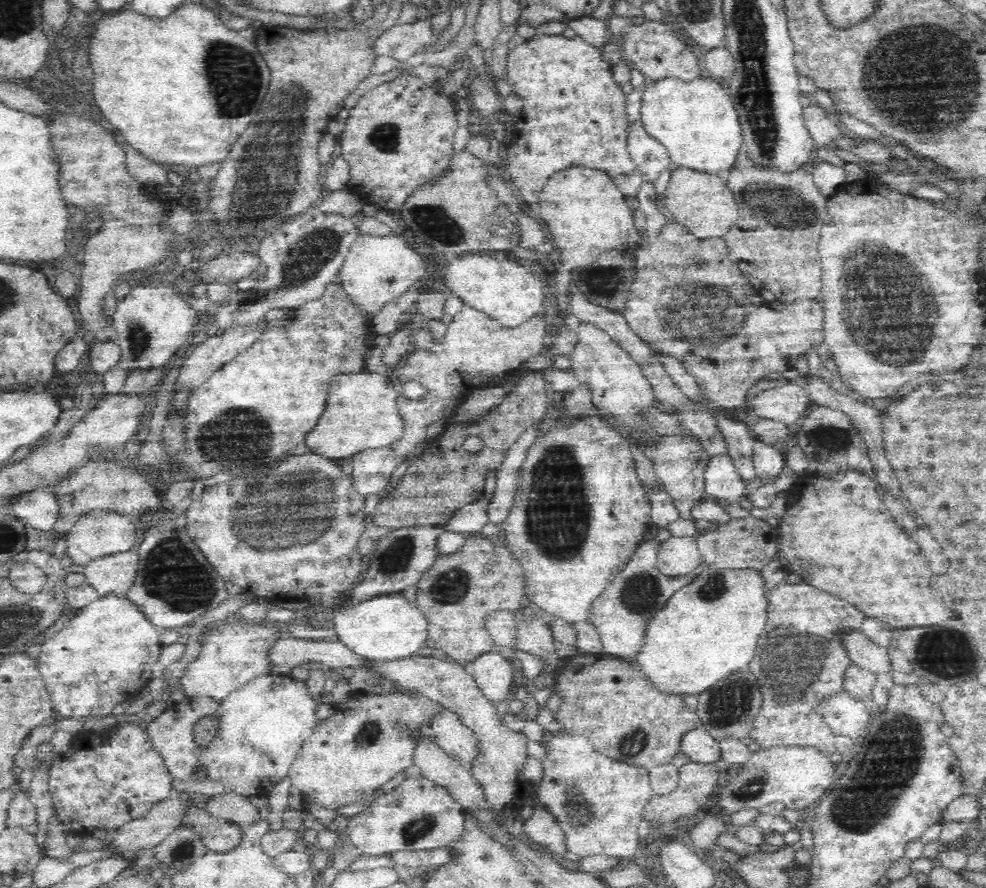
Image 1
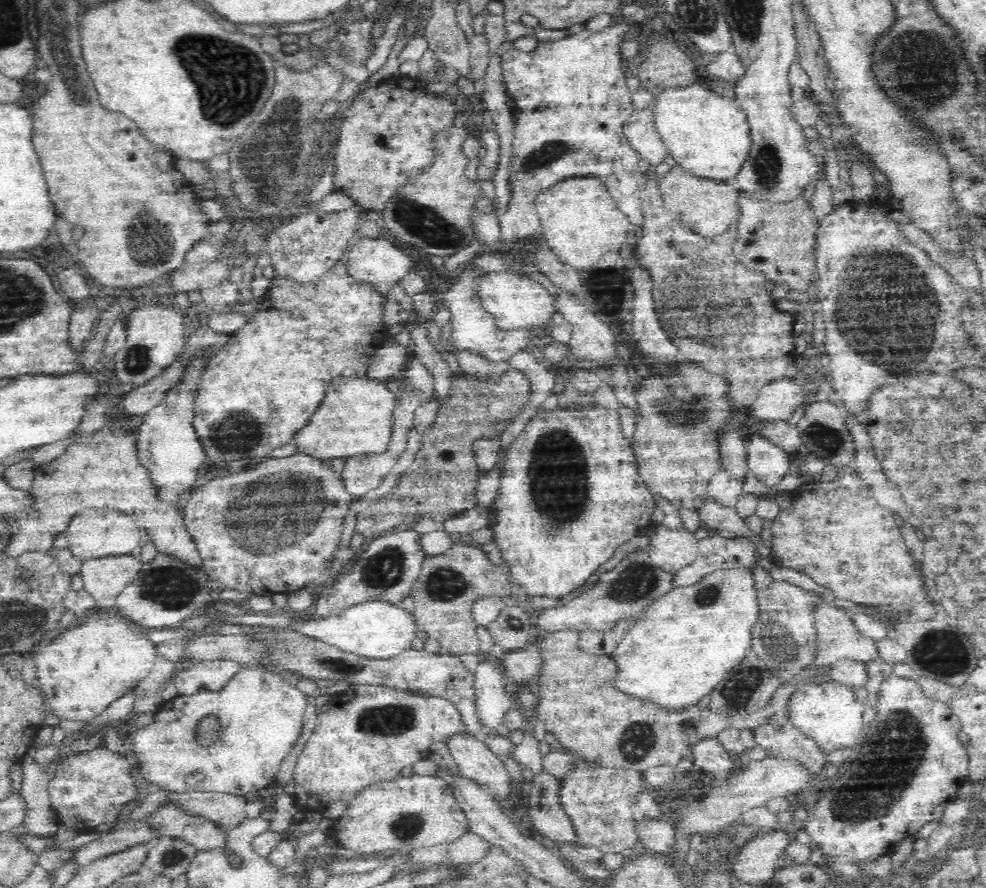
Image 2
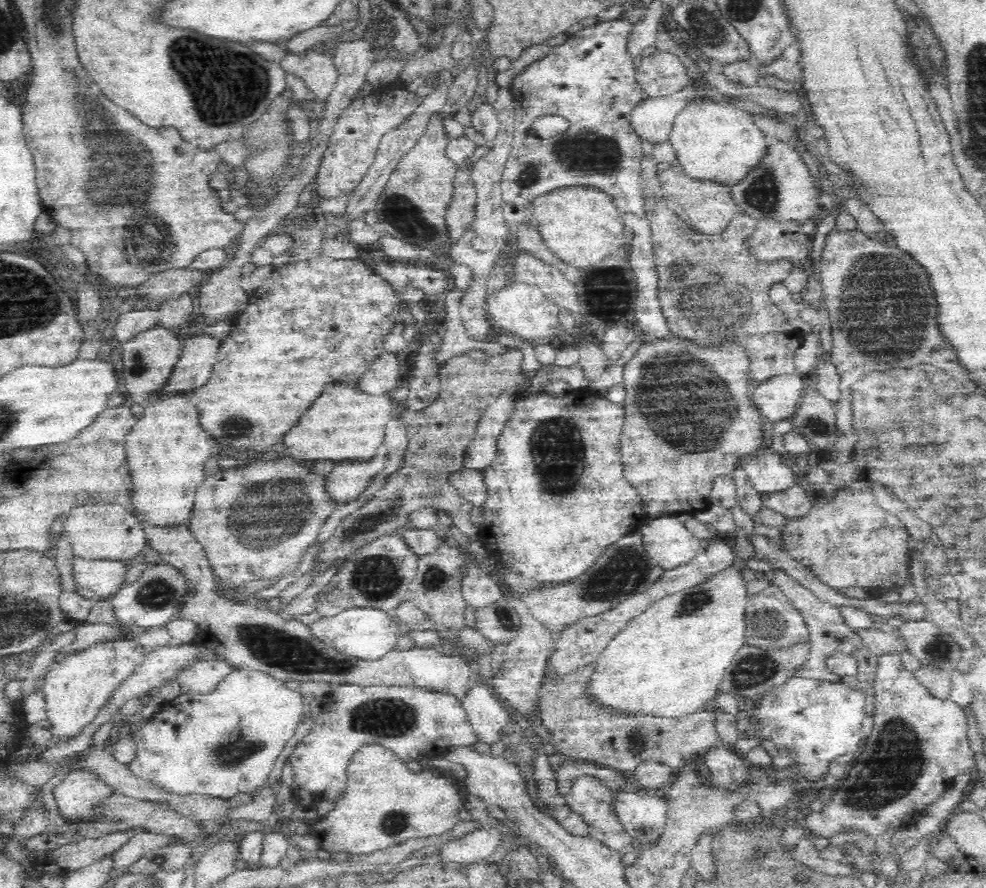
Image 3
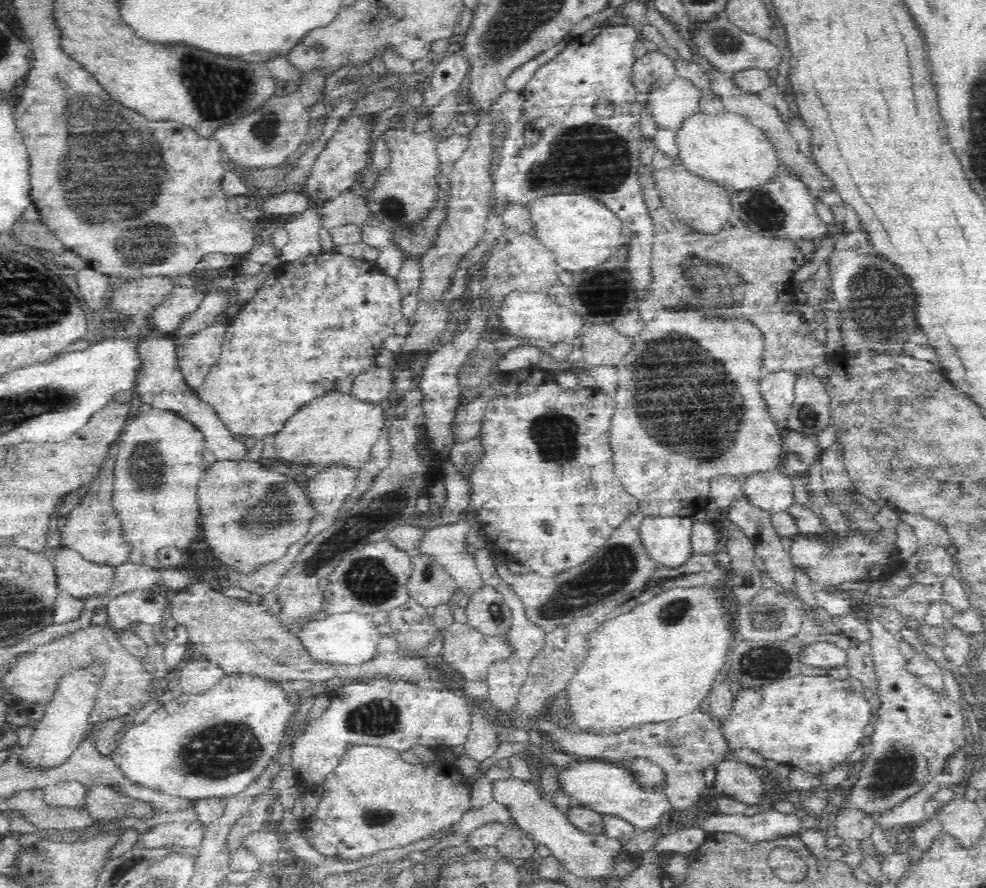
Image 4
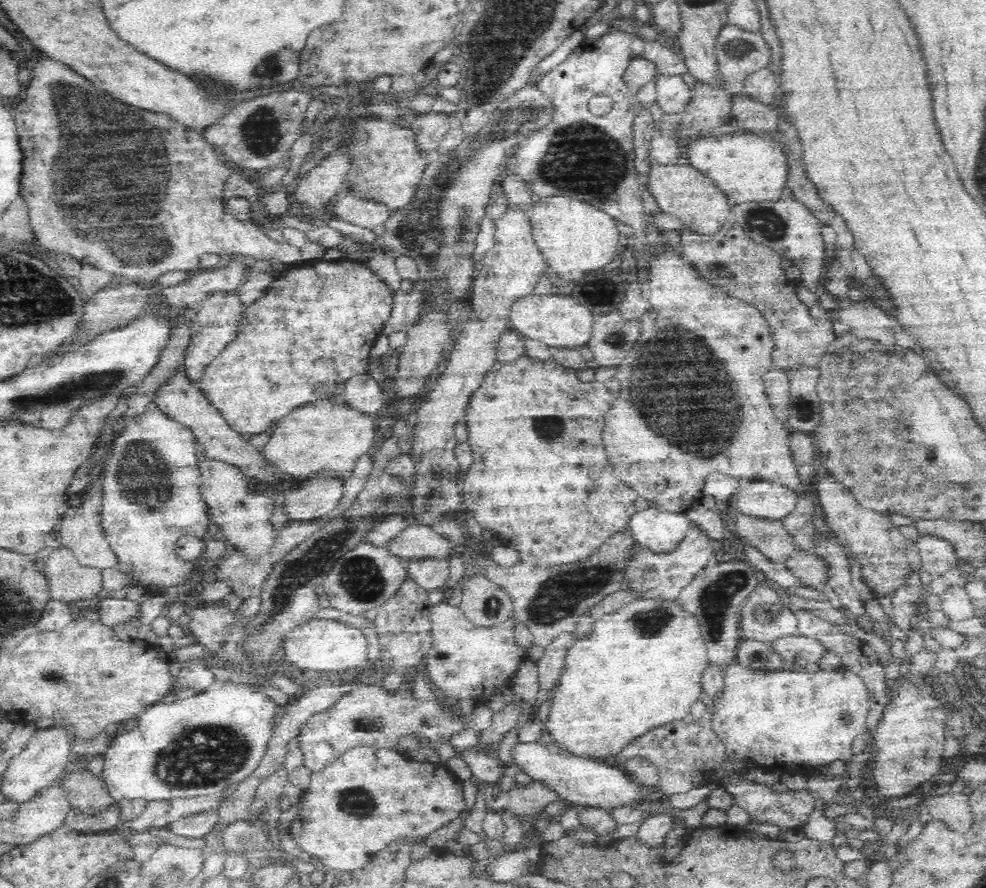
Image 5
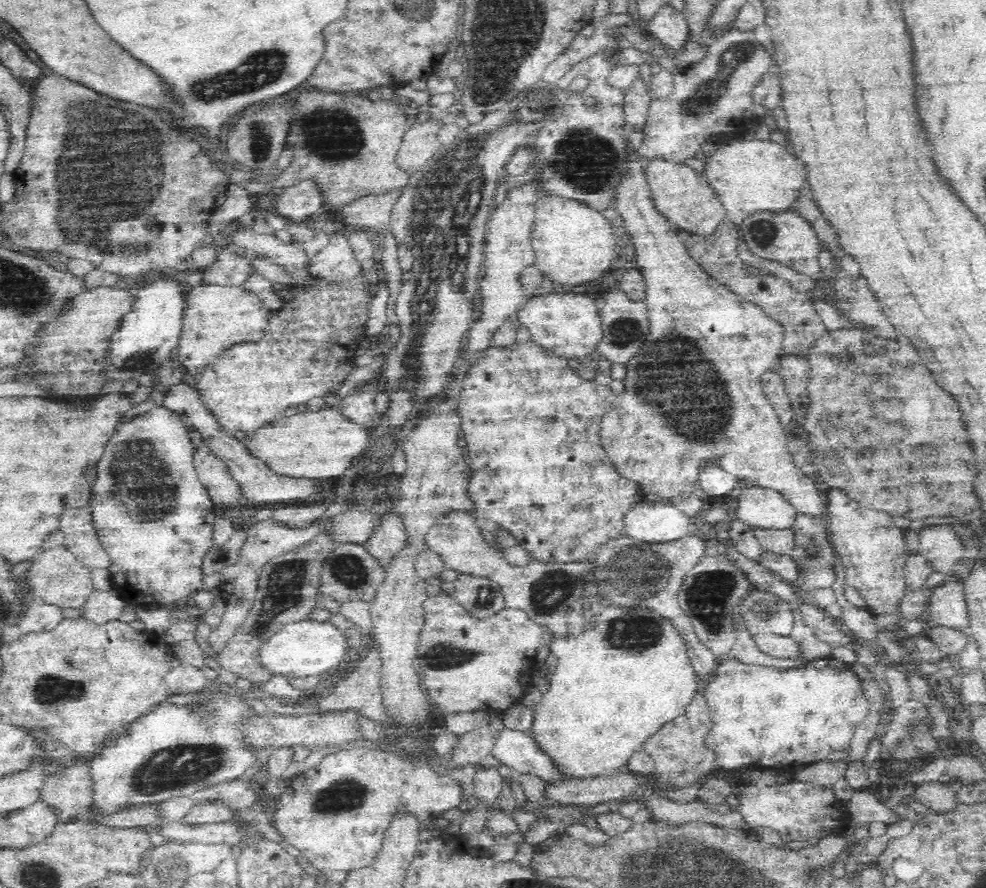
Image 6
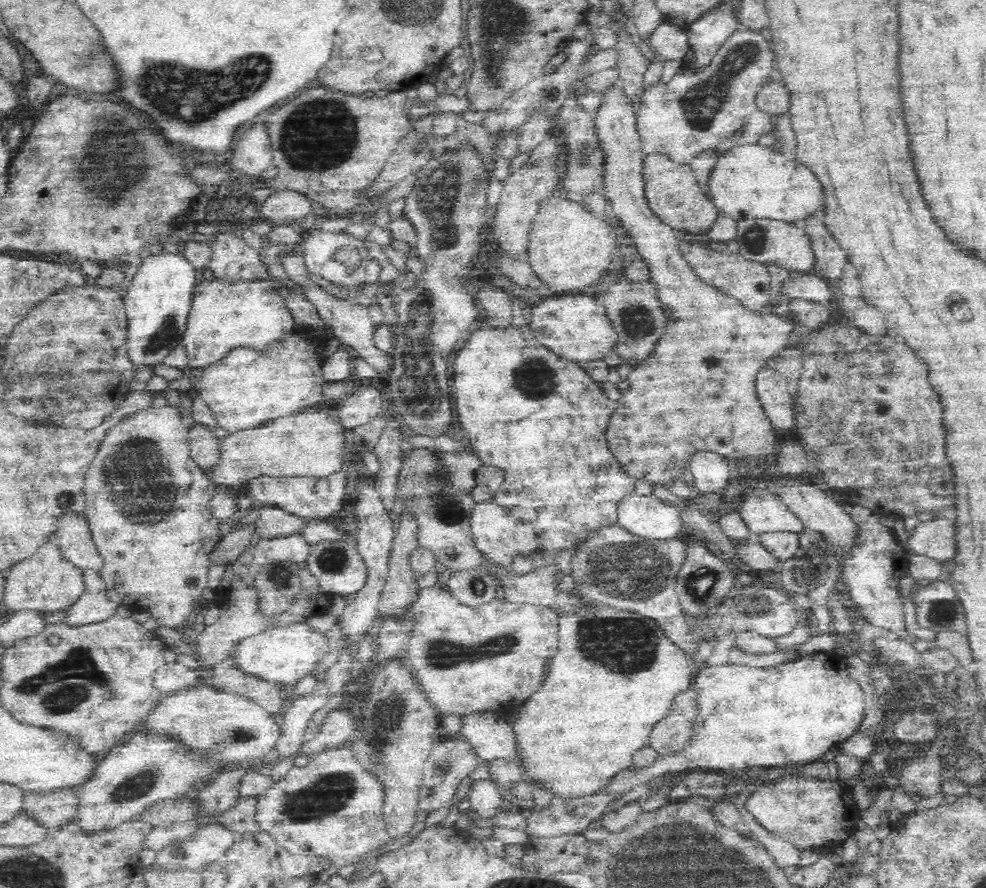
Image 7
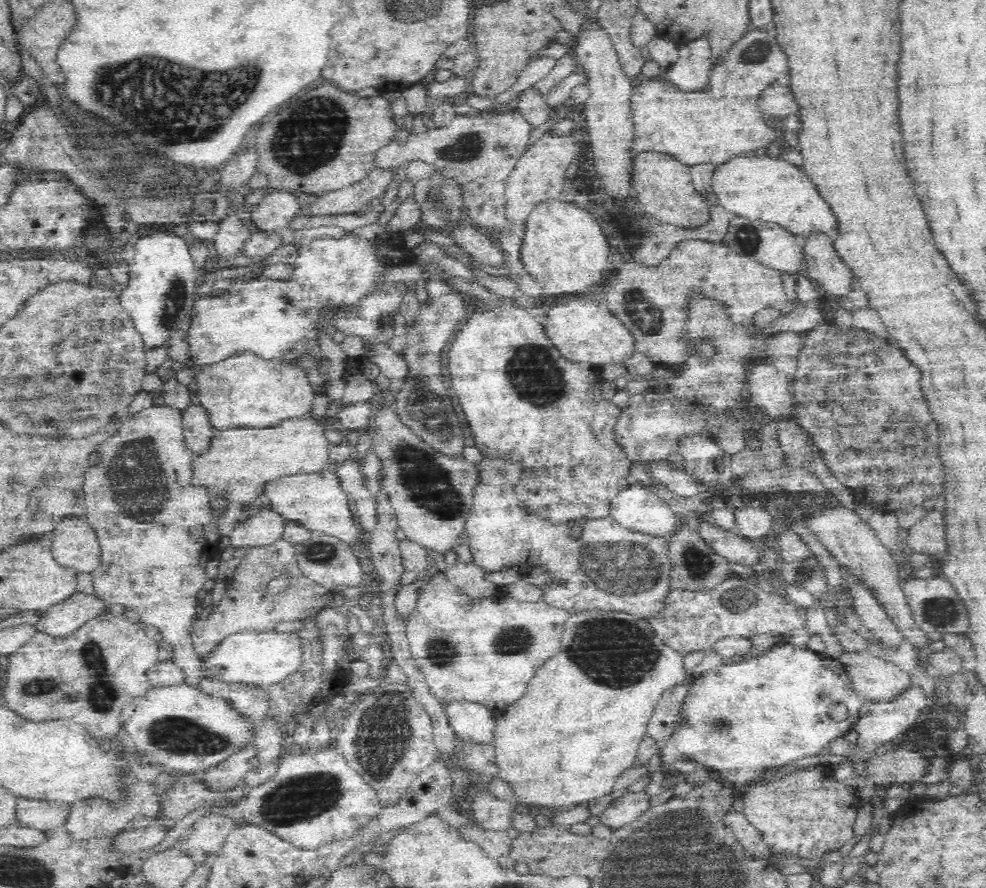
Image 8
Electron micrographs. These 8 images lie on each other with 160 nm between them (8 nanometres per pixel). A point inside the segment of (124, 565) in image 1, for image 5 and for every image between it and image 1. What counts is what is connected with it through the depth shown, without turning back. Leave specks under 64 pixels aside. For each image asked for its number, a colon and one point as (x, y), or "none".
2: (104, 578)
3: (106, 577)
4: (80, 579)
5: (68, 581)

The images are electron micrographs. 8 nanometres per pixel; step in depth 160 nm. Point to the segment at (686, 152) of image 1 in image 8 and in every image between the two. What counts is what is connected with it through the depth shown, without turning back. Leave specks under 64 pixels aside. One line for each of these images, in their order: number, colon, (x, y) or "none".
2: (708, 135)
3: (719, 142)
4: (729, 149)
5: (749, 169)
6: (748, 177)
7: (752, 181)
8: (767, 189)

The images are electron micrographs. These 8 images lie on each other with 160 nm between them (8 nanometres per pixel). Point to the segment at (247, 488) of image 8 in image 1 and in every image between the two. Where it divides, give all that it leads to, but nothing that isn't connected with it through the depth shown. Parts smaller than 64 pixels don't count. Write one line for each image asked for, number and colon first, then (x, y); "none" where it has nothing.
1: (361, 412)
2: (355, 417)
3: (342, 425)
4: (334, 429)
5: (327, 437)
6: (316, 445)
7: (310, 444)

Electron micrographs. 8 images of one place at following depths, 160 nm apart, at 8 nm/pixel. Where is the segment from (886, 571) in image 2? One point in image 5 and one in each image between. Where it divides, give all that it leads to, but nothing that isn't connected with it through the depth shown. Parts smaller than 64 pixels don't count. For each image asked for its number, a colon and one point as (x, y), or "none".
3: (849, 540)
4: (831, 562)
5: (807, 567)

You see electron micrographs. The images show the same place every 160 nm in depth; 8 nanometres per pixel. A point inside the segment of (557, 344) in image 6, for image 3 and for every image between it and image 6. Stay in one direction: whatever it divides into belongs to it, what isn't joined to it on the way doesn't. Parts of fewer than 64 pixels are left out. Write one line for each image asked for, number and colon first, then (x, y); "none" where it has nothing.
3: (523, 311)
4: (536, 315)
5: (560, 321)

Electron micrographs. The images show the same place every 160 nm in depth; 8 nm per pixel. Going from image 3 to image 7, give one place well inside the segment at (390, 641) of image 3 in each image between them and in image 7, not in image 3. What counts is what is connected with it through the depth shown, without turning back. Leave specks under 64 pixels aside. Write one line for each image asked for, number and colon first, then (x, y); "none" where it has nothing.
4: (350, 639)
5: (321, 645)
6: (308, 648)
7: (279, 655)

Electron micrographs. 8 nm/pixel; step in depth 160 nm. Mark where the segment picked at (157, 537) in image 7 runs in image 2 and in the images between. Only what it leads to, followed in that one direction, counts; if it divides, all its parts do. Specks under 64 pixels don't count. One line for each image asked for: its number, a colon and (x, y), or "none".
2: (167, 445)
3: (165, 450)
4: (159, 467)
5: (151, 498)
6: (152, 514)

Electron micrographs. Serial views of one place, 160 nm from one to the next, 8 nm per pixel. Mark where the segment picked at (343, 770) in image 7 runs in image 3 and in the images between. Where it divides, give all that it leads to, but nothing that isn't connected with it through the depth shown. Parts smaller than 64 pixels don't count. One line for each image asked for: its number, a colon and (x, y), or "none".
3: (383, 804)
4: (372, 801)
5: (353, 807)
6: (336, 814)

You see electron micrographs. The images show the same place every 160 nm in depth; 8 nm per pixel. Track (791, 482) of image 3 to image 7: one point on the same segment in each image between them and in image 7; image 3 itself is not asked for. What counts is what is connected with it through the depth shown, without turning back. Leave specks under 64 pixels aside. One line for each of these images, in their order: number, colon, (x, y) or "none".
4: (772, 491)
5: (769, 501)
6: (764, 508)
7: (762, 511)

